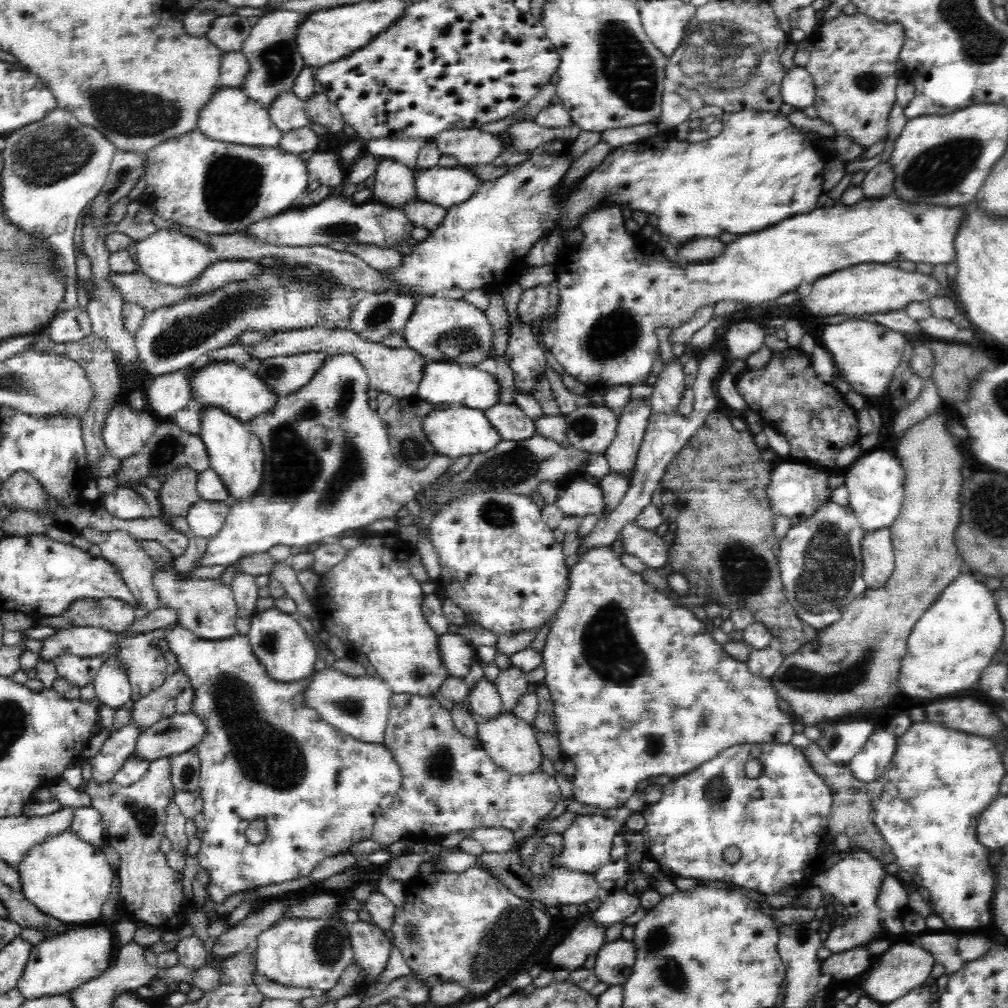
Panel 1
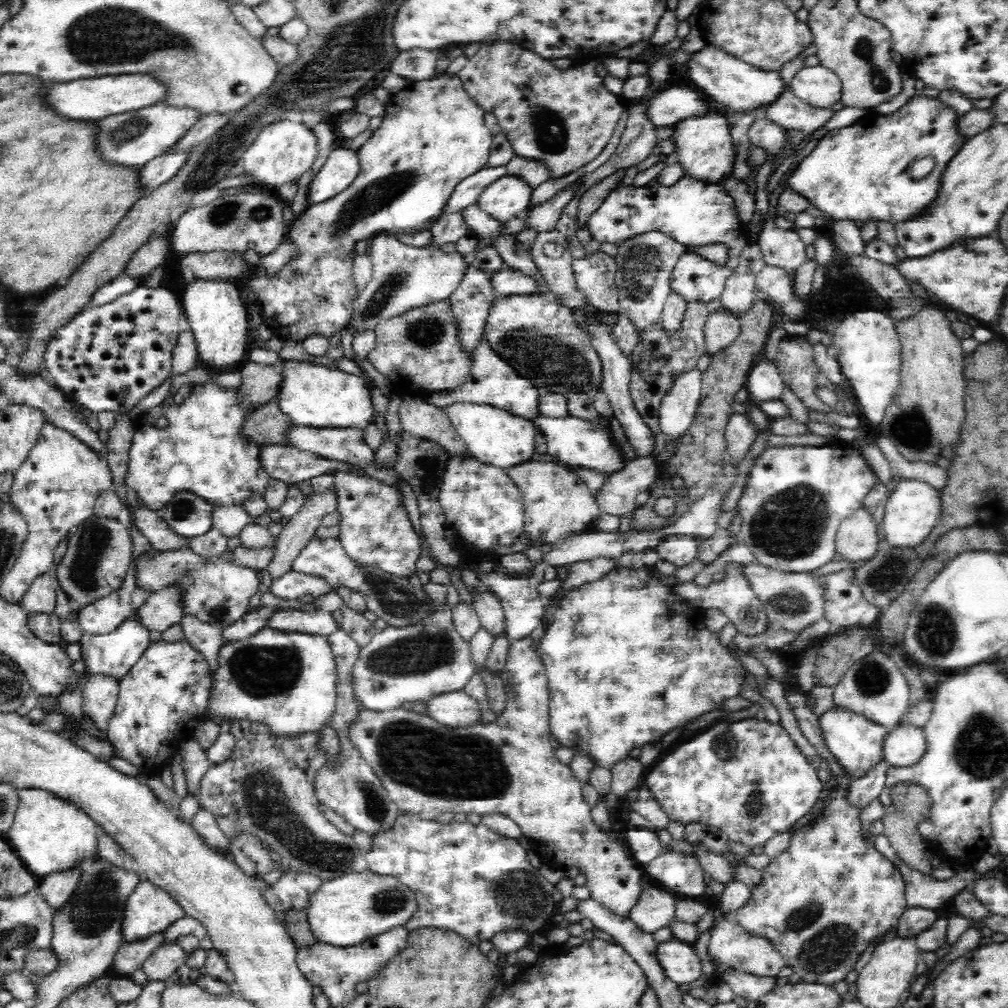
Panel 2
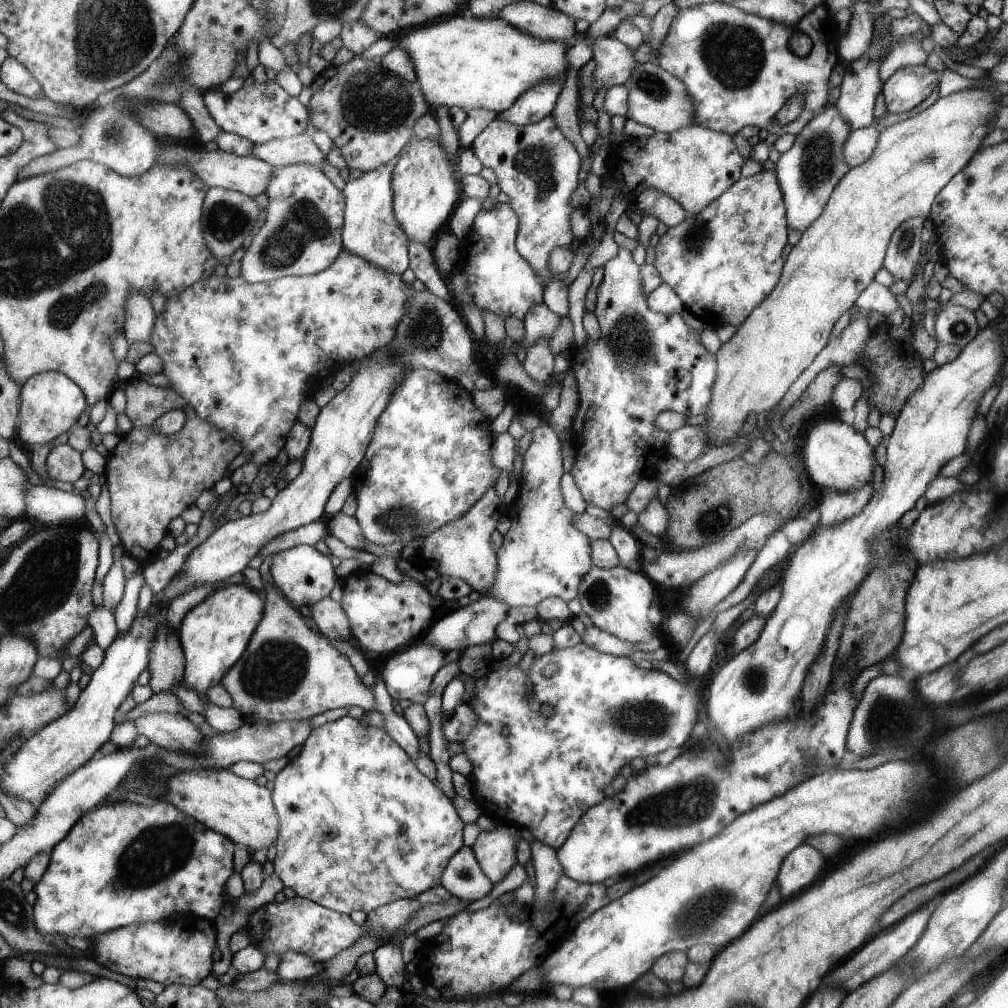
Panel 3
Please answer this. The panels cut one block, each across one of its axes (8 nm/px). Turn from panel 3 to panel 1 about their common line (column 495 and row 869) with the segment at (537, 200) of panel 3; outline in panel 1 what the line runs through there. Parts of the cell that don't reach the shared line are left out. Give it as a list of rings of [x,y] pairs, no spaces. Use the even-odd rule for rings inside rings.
[[[160,757],[149,763],[146,774],[134,784],[121,787],[113,780],[97,784],[90,779],[84,793],[92,798],[91,807],[101,814],[106,842],[120,855],[119,899],[126,910],[126,919],[138,919],[152,928],[176,933],[188,924],[186,917],[193,902],[182,891],[182,872],[171,869],[159,849],[160,840],[165,836],[167,806],[176,792],[170,768],[171,757]]]

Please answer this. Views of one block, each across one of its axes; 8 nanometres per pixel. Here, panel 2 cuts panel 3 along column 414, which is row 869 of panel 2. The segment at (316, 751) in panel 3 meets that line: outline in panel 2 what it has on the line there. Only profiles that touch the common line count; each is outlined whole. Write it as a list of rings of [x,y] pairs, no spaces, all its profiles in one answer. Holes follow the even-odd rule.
[[[838,788],[837,792],[834,793],[834,797],[830,804],[826,805],[825,815],[820,820],[817,820],[809,829],[805,831],[800,829],[794,833],[794,836],[790,838],[788,850],[772,858],[771,863],[761,871],[761,880],[750,888],[752,898],[740,910],[734,910],[726,914],[728,919],[738,923],[744,931],[748,931],[748,934],[768,939],[772,946],[776,947],[776,950],[780,952],[786,966],[790,966],[796,974],[800,975],[801,981],[826,985],[833,985],[835,982],[844,980],[846,975],[854,970],[854,966],[856,966],[856,962],[858,962],[862,952],[878,936],[885,934],[892,926],[897,926],[898,921],[907,909],[905,882],[899,868],[896,868],[896,865],[892,864],[891,860],[888,860],[886,856],[882,856],[876,850],[874,841],[866,842],[866,840],[862,840],[862,836],[860,836],[860,820],[858,820],[860,810],[856,810],[856,807],[848,804],[845,790]]]

